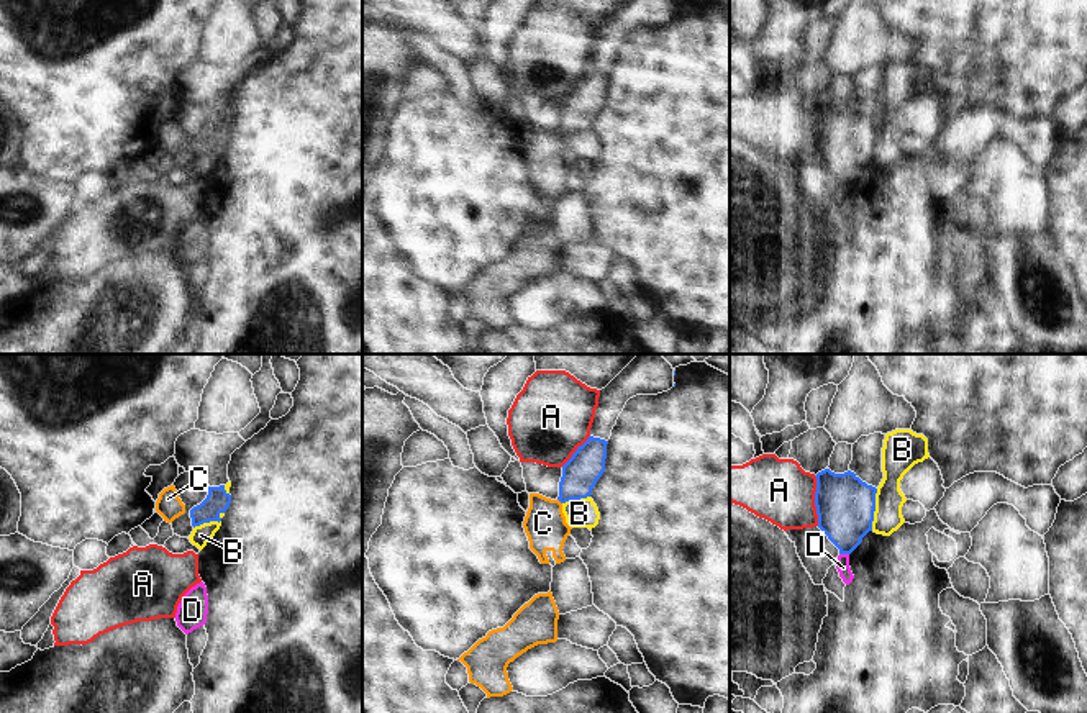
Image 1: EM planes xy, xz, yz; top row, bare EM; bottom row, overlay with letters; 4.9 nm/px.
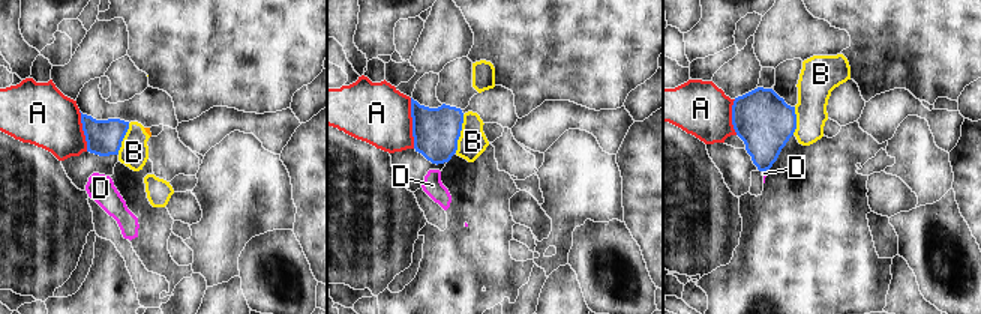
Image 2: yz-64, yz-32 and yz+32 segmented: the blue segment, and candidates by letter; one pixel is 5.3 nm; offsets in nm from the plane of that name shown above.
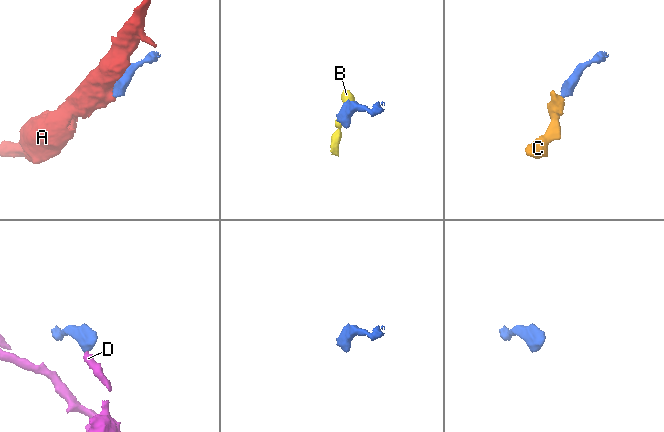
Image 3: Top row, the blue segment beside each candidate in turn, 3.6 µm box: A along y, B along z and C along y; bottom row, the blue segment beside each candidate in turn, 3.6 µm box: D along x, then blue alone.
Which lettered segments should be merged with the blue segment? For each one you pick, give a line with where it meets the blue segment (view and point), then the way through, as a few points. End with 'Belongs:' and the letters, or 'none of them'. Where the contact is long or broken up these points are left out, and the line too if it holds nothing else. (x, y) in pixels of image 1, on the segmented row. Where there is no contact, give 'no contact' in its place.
C: contact xz (559, 500); way xz (581, 472), (559, 500), (545, 517), (545, 523)
Belongs: C

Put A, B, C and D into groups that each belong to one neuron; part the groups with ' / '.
A / B / C / D

